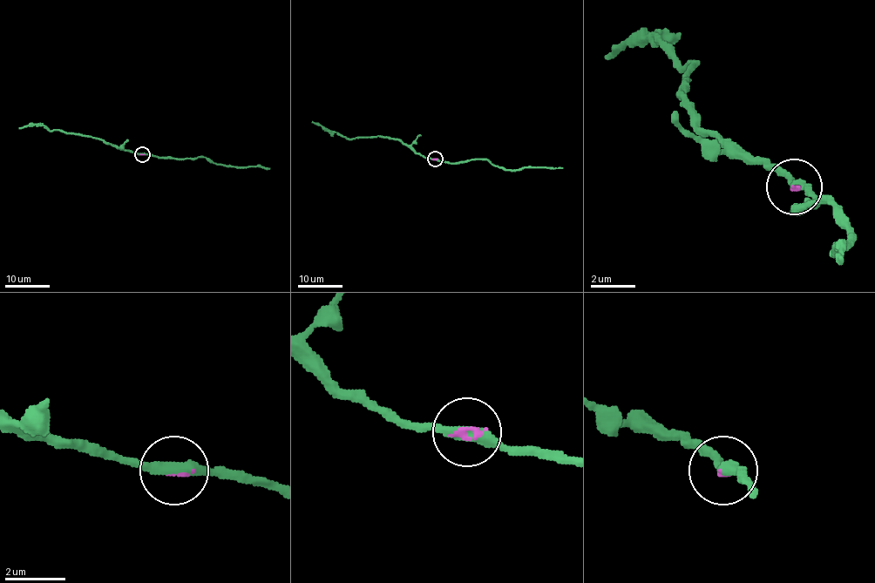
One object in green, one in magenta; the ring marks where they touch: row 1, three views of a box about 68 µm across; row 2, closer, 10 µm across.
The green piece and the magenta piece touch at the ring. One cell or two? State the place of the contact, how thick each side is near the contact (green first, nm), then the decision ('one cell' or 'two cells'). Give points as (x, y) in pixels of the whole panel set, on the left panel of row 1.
at (142, 154); 360 nm thick on the green side, 130 nm on the other; one cell

